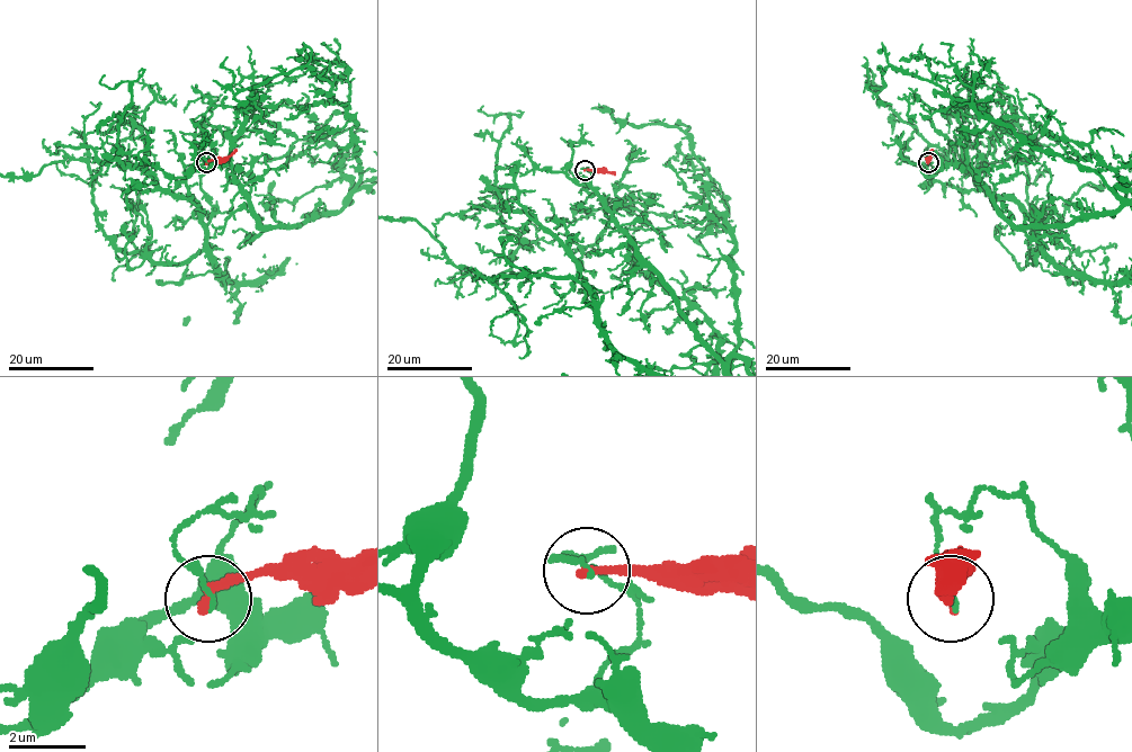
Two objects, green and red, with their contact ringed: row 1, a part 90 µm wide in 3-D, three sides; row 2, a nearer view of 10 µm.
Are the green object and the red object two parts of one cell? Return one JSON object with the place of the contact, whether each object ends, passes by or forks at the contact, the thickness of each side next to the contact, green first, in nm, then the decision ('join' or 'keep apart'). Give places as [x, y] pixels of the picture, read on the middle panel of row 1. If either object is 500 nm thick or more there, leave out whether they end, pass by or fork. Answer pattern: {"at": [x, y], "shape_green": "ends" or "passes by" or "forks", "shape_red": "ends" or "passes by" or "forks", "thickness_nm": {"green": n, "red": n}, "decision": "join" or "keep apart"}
{"at": [585, 170], "shape_green": "ends", "shape_red": "ends", "thickness_nm": {"green": 170, "red": 260}, "decision": "keep apart"}

